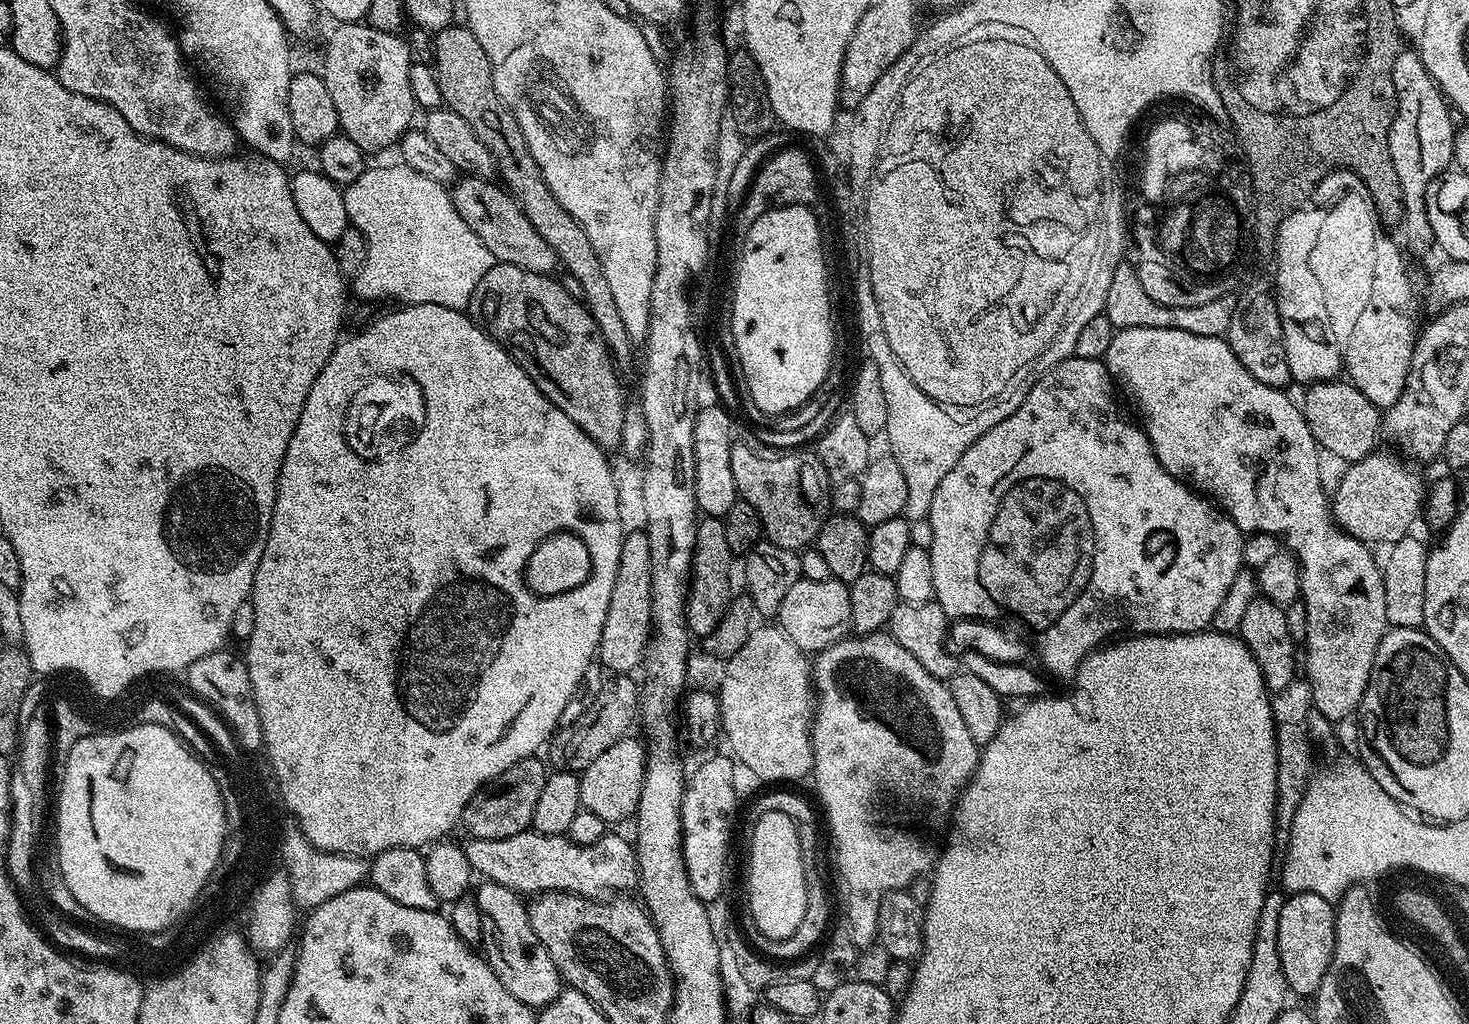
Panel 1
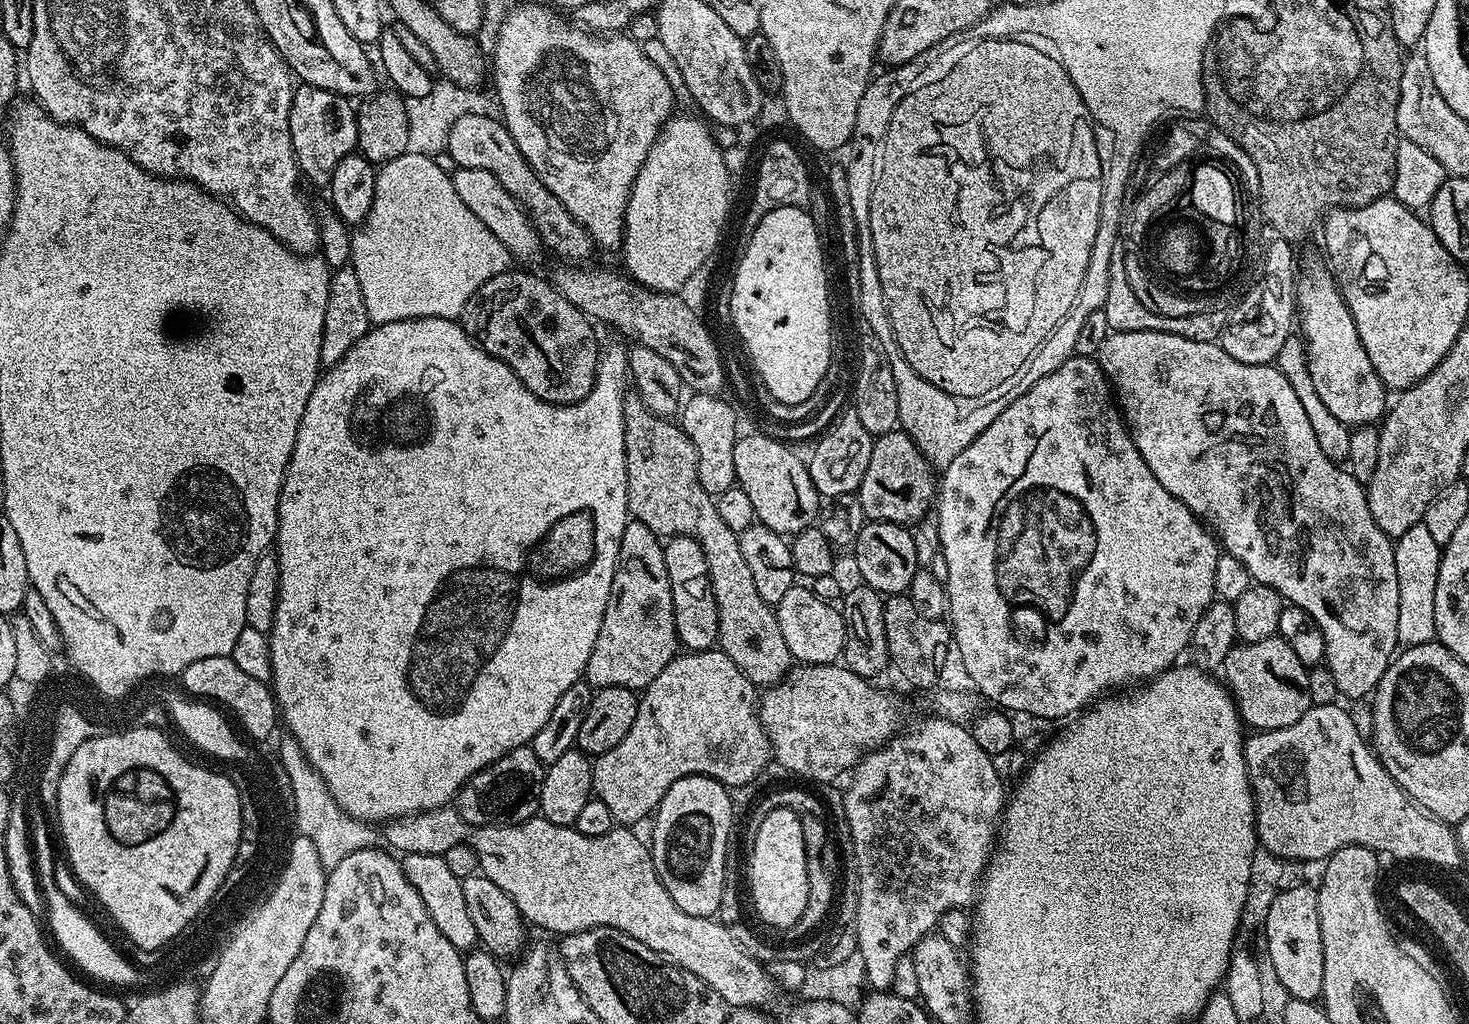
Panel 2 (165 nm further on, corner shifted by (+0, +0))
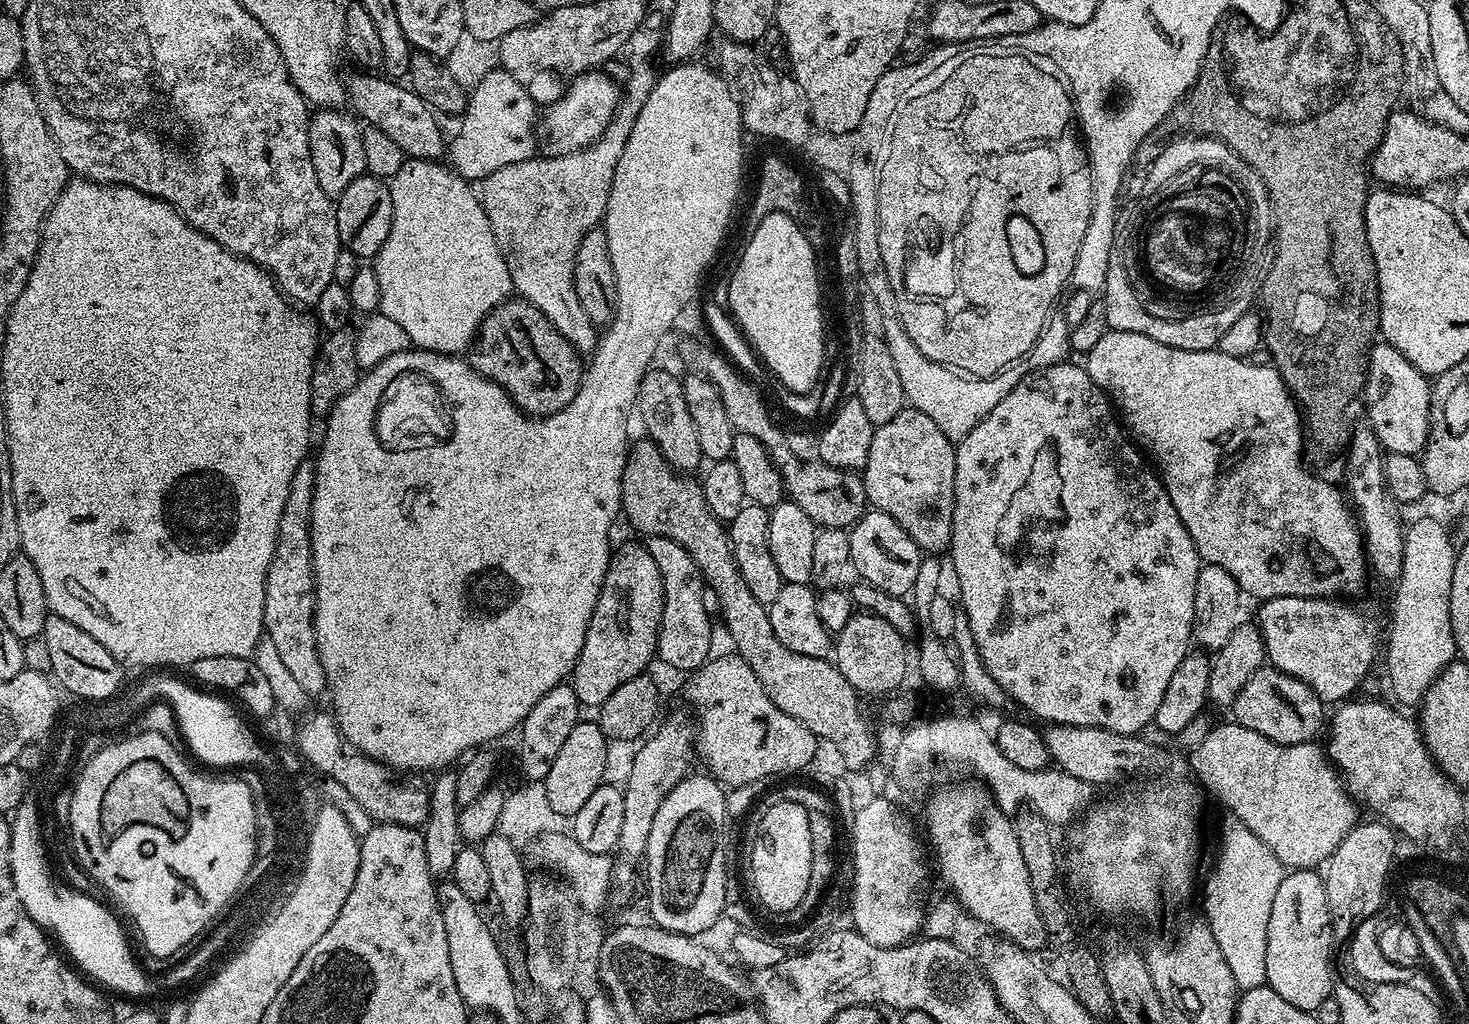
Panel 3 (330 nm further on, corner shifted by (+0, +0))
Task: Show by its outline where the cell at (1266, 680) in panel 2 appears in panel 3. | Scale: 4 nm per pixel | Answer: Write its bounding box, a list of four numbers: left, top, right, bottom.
[1230,666,1326,744]

